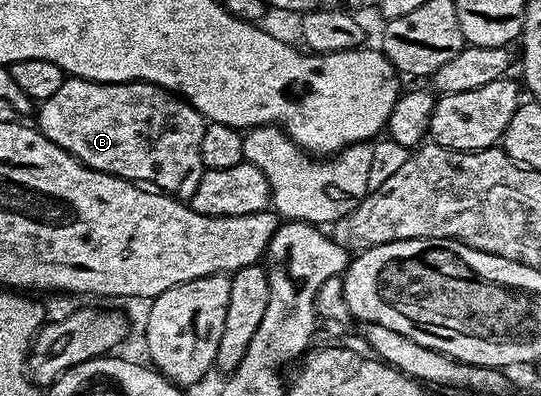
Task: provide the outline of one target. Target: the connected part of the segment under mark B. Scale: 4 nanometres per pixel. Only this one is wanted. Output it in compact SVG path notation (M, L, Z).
M67 76L52 99L37 106L36 127L56 147L68 151L89 169L108 175L116 175L125 181L133 181L143 187L153 187L183 203L200 187L204 172L200 159L200 142L204 140L207 120L177 93L162 89L147 81L125 81L124 83L100 83L79 77Z

